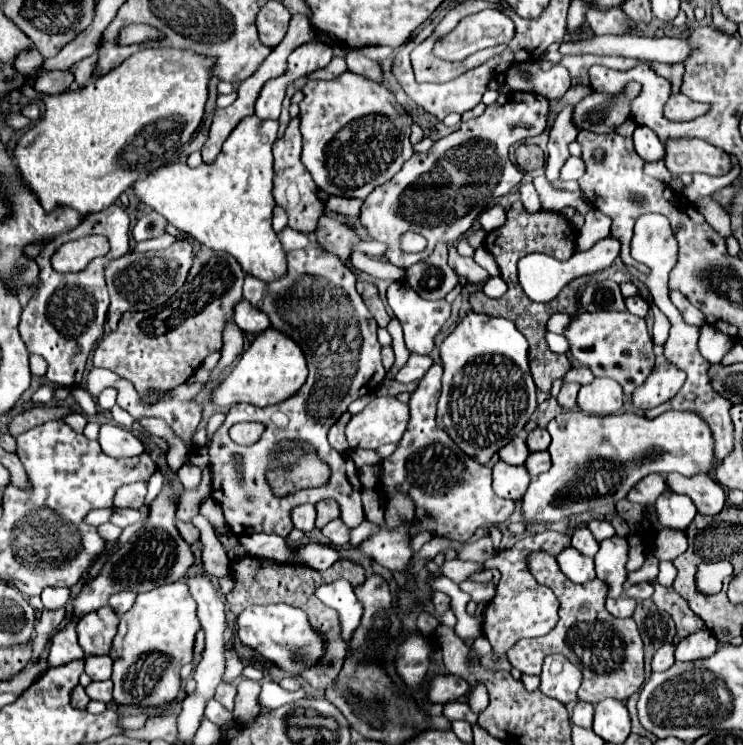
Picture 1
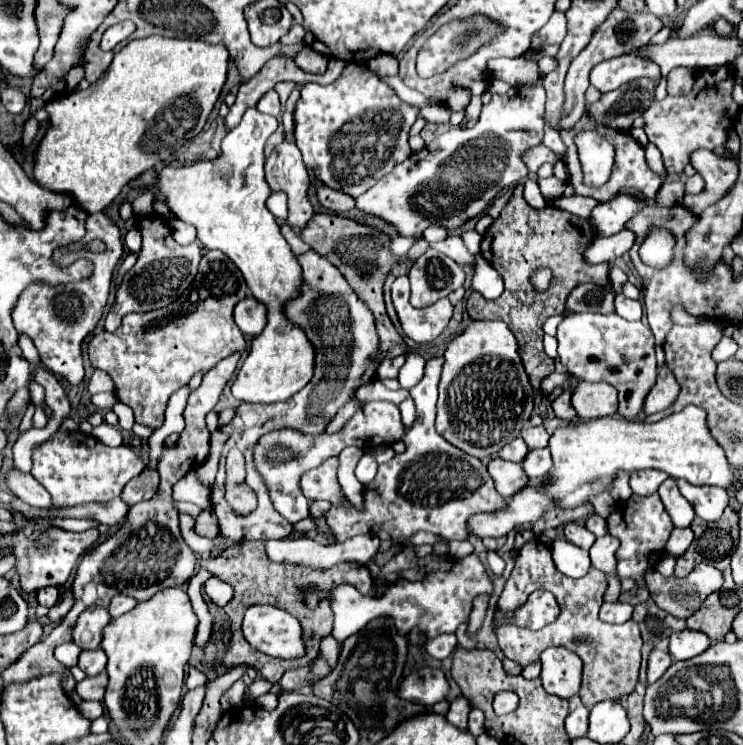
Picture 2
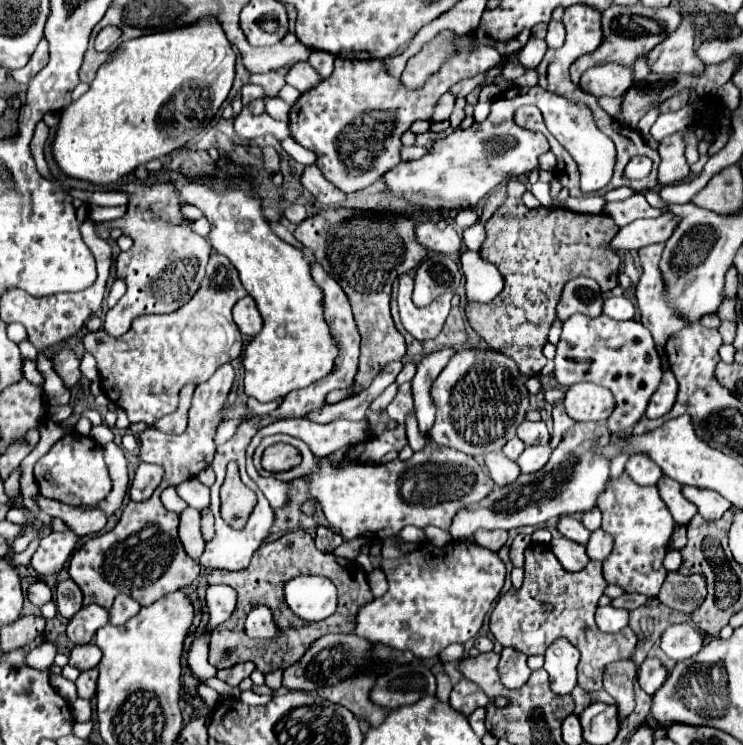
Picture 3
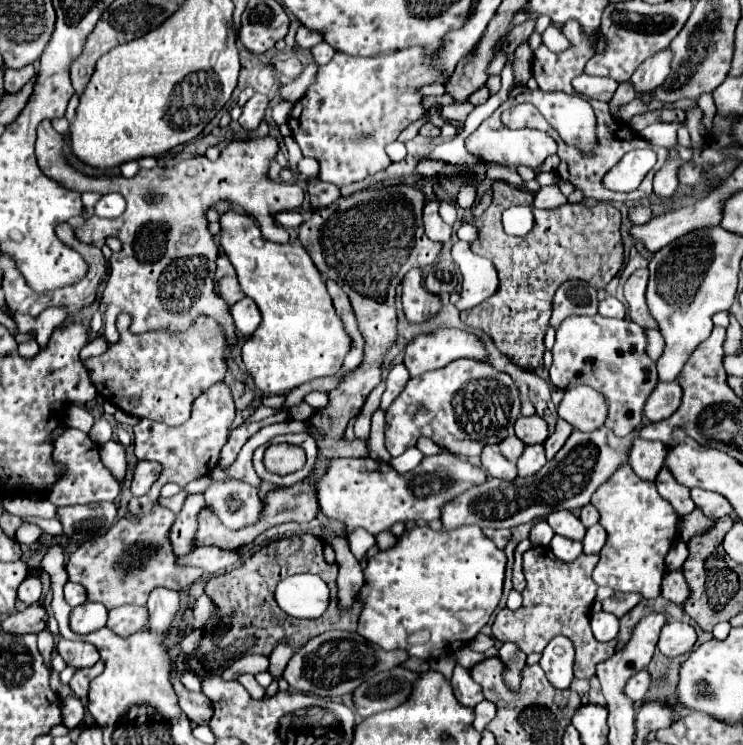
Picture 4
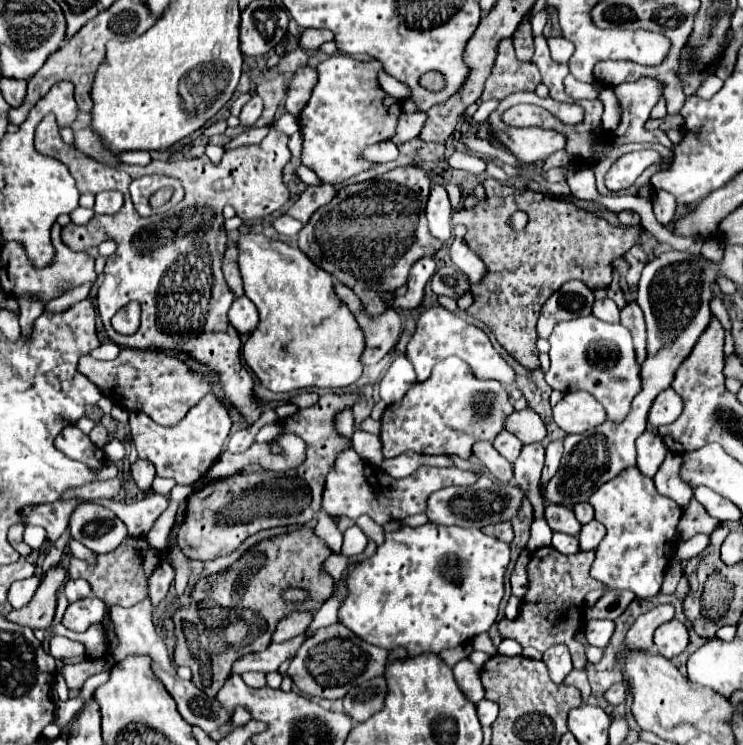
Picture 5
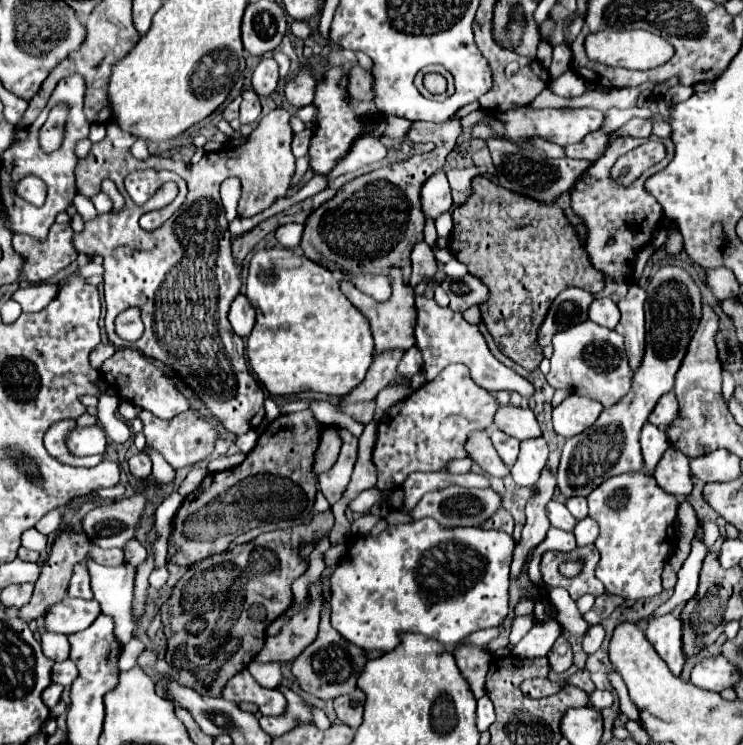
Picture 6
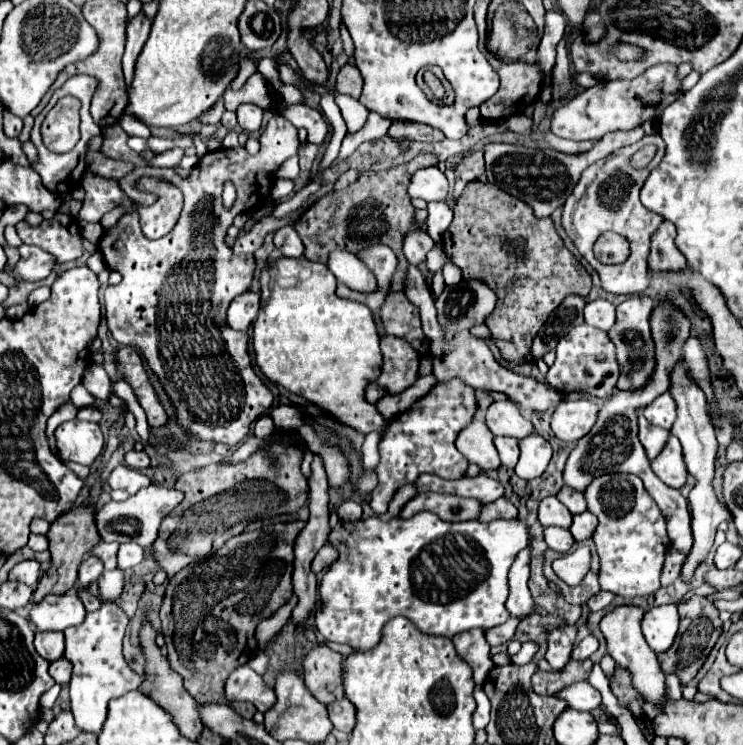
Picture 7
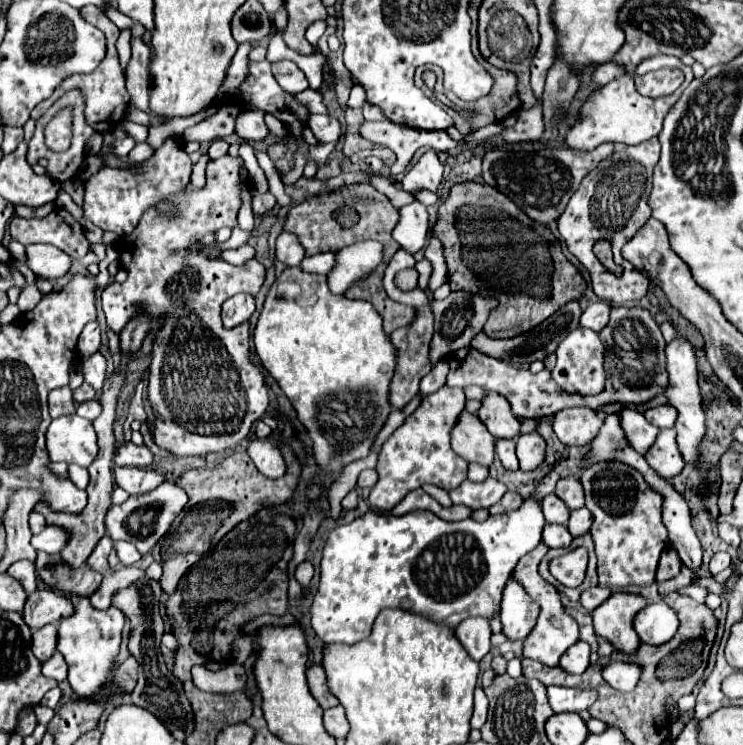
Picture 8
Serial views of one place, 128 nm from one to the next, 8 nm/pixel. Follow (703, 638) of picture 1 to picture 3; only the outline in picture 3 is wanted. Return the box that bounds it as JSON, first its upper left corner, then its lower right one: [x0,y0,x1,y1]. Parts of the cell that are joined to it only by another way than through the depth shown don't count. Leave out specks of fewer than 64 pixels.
[660,624,702,660]

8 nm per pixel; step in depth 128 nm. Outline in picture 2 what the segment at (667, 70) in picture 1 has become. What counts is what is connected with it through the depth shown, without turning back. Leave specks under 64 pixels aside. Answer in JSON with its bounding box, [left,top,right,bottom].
[668,68,694,96]

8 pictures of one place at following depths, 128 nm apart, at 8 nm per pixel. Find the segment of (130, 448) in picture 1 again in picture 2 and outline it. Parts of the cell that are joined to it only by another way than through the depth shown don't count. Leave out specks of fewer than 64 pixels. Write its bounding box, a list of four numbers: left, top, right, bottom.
[92,422,124,446]

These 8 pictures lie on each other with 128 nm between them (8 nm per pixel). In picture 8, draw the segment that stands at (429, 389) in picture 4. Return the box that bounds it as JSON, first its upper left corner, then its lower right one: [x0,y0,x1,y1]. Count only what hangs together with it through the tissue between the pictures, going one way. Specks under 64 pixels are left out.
[368,386,468,512]

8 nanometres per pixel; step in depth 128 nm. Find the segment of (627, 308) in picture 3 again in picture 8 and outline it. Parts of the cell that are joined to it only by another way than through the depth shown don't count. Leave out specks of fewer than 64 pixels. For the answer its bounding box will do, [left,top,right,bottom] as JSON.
[580,302,610,332]

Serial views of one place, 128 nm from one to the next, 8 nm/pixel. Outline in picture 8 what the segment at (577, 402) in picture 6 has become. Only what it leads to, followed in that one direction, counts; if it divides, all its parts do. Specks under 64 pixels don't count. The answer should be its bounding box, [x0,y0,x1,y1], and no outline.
[554,408,602,446]

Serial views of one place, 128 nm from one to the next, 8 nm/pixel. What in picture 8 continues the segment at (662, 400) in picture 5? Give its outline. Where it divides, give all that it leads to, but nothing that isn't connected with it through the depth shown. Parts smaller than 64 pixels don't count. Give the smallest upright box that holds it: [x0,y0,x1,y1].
[644,406,676,428]

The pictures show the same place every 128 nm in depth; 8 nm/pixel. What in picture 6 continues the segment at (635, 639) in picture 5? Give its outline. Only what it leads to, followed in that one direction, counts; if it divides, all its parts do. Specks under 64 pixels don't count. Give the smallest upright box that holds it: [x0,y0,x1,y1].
[654,524,708,616]

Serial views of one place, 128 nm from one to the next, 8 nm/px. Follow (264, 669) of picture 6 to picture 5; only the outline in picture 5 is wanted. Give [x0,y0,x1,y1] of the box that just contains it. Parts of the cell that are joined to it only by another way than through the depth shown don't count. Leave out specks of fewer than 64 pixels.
[242,672,266,688]

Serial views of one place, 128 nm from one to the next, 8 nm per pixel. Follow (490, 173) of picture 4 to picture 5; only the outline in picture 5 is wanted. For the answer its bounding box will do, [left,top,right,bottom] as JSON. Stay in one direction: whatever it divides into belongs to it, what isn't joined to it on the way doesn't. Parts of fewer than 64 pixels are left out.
[448,148,486,175]

